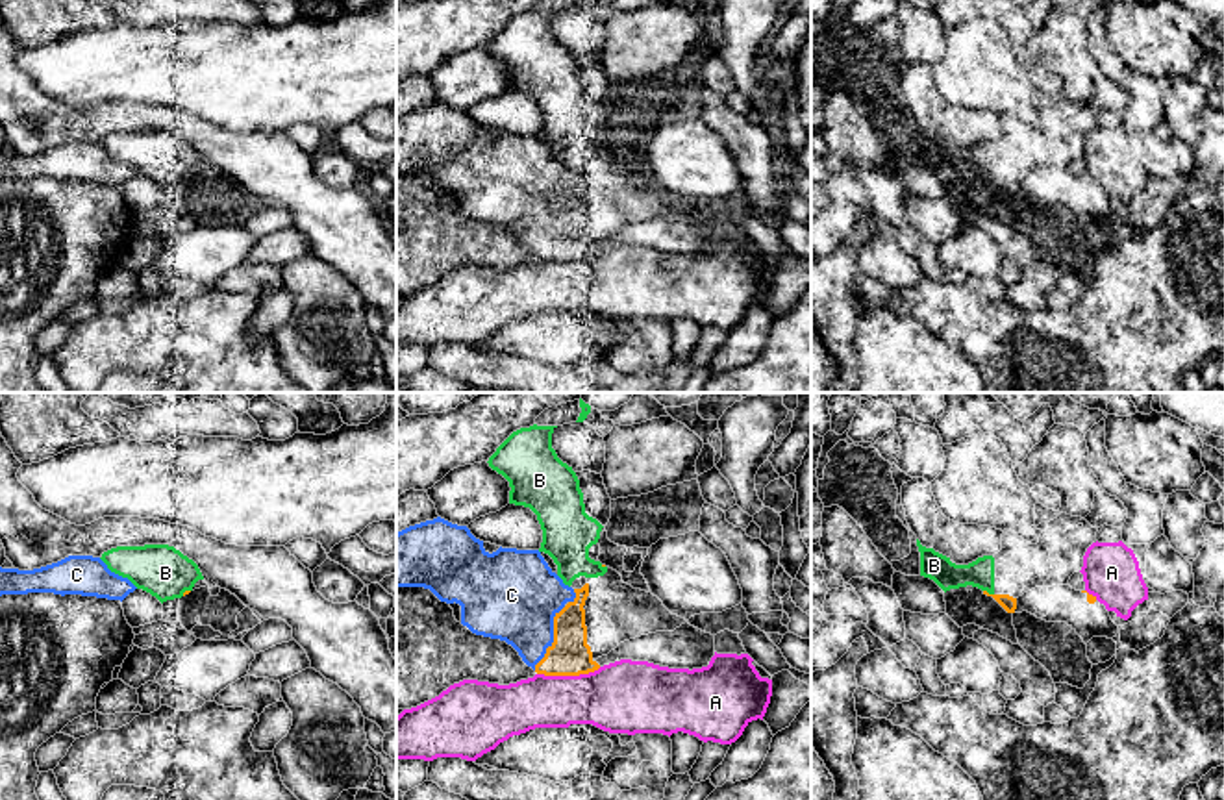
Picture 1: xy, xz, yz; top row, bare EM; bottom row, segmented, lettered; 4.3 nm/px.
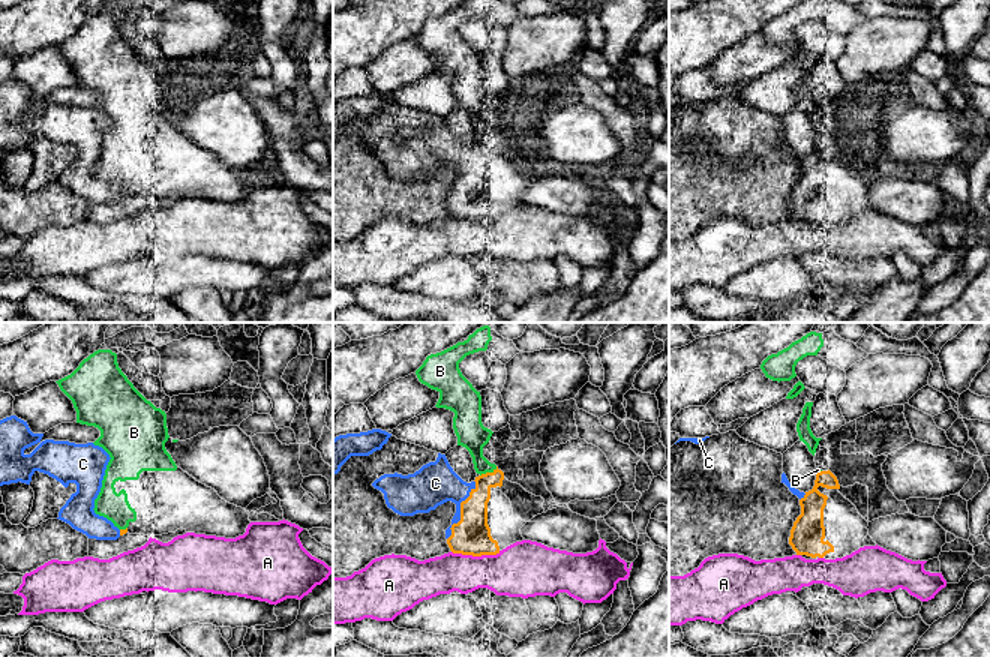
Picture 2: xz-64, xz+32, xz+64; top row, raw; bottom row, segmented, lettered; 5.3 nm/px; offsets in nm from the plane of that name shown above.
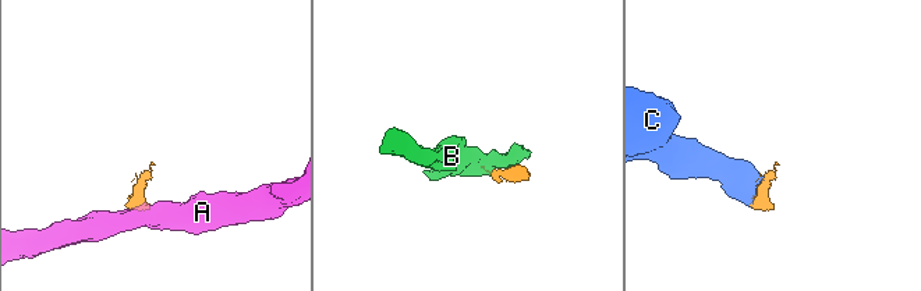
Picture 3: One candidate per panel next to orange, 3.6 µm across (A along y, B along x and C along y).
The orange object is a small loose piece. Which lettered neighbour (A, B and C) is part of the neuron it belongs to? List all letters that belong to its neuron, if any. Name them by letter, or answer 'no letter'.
C

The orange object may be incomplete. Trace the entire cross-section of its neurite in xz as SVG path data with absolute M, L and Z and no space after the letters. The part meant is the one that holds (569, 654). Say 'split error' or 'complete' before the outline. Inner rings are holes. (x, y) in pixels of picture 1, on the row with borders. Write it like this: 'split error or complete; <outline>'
split error; M441 517L409 526L396 533L396 587L430 589L441 602L461 606L461 624L472 633L500 639L511 644L522 661L537 674L544 676L580 676L600 669L598 657L607 656L618 646L615 626L598 609L594 617L602 630L593 633L587 643L585 600L589 583L572 589L548 567L539 550L498 548L489 554L483 541L476 539L467 526L452 524Z

